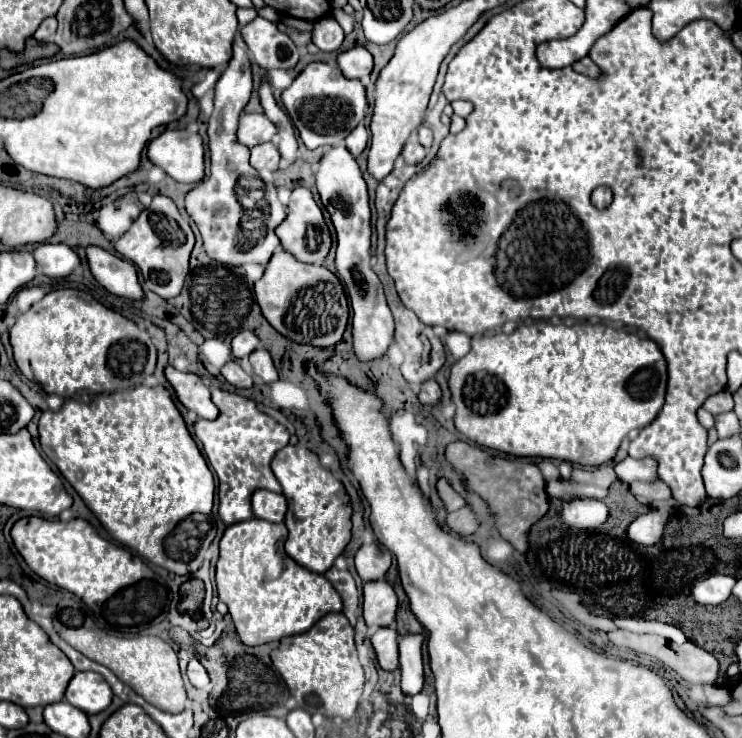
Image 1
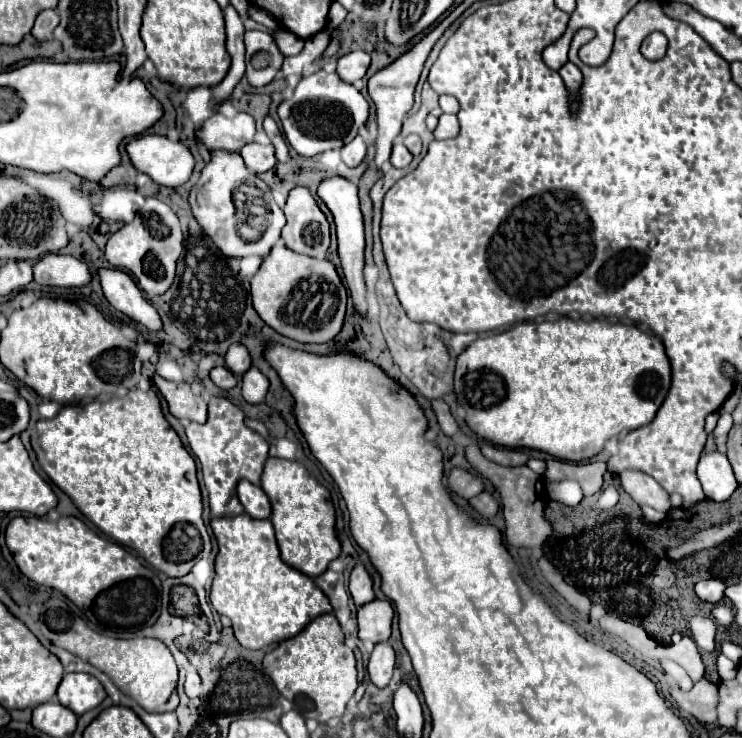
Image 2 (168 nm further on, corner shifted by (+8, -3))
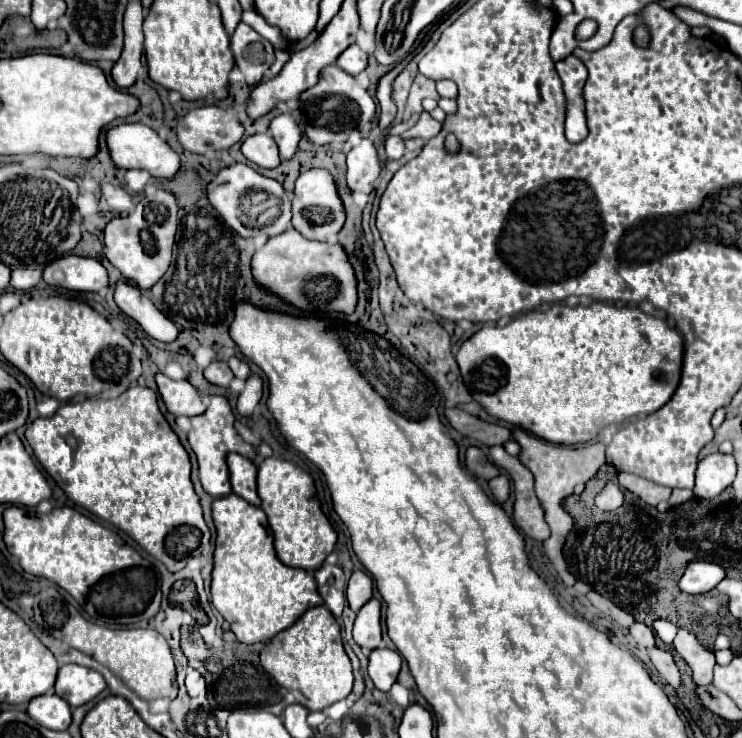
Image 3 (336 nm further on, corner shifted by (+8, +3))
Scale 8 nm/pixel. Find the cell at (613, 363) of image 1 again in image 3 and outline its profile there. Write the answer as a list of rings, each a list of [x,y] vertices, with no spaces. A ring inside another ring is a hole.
[[[593,302],[591,306],[561,306],[555,304],[549,312],[527,312],[515,320],[511,320],[507,326],[483,326],[481,330],[477,330],[469,340],[463,342],[459,354],[457,354],[457,364],[461,368],[461,376],[465,386],[469,388],[469,392],[473,394],[473,400],[479,402],[483,406],[483,410],[493,416],[495,420],[501,420],[505,424],[511,426],[519,426],[523,430],[527,430],[529,434],[535,434],[547,442],[553,444],[563,444],[563,446],[575,446],[575,444],[585,444],[593,438],[597,438],[597,434],[609,426],[609,424],[621,424],[623,420],[631,418],[631,416],[639,416],[639,414],[653,414],[655,410],[659,410],[675,392],[677,384],[679,384],[679,376],[681,376],[681,360],[683,360],[683,338],[681,334],[667,326],[665,320],[643,314],[639,308],[617,308],[617,306],[609,306],[609,304],[601,304],[601,302]]]

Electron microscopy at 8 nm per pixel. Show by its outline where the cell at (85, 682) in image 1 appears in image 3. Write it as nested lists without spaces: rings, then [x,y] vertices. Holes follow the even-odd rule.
[[[65,664],[59,668],[55,694],[65,698],[73,708],[77,708],[101,694],[105,686],[107,682],[99,672],[79,664]]]

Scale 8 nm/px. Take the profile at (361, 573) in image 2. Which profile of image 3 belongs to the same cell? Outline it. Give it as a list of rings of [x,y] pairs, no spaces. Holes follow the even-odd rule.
[[[355,570],[349,578],[349,586],[347,586],[347,598],[349,598],[349,606],[353,612],[359,612],[361,606],[365,602],[369,602],[373,596],[373,582],[371,578],[361,572],[361,570]]]

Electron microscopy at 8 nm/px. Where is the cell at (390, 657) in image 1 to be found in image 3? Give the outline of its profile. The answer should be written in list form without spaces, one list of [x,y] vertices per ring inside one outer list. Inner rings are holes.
[[[375,648],[369,654],[369,676],[373,684],[383,692],[387,692],[391,684],[397,680],[399,668],[401,668],[401,656],[395,650]]]

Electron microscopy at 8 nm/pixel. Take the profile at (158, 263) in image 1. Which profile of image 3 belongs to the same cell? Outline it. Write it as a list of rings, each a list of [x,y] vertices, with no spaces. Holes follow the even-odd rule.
[[[157,188],[153,194],[145,194],[135,210],[125,218],[113,218],[105,228],[105,256],[121,270],[121,274],[135,282],[141,290],[153,288],[169,270],[173,258],[173,244],[177,232],[177,202],[167,190]]]

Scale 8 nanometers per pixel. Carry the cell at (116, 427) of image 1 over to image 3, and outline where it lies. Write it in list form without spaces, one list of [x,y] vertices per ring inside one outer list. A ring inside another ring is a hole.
[[[135,386],[123,392],[119,398],[111,400],[113,402],[89,398],[79,404],[67,402],[53,416],[33,420],[25,430],[25,438],[45,472],[63,488],[63,492],[75,504],[89,510],[97,518],[117,526],[129,538],[133,538],[147,554],[163,562],[171,572],[177,572],[185,566],[185,562],[171,558],[165,550],[167,534],[183,524],[199,528],[201,534],[209,532],[201,514],[199,496],[195,494],[191,484],[189,454],[181,446],[165,416],[159,412],[157,394],[151,388]]]

